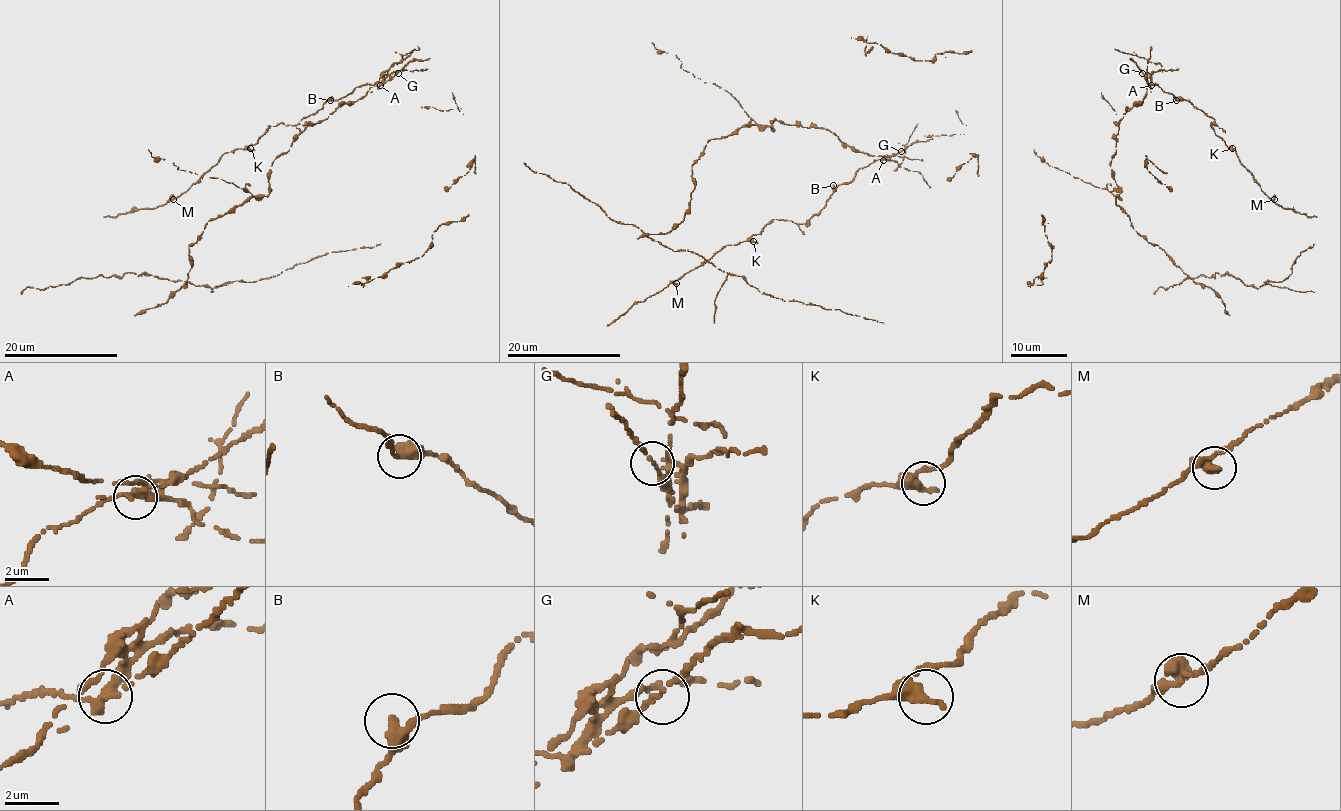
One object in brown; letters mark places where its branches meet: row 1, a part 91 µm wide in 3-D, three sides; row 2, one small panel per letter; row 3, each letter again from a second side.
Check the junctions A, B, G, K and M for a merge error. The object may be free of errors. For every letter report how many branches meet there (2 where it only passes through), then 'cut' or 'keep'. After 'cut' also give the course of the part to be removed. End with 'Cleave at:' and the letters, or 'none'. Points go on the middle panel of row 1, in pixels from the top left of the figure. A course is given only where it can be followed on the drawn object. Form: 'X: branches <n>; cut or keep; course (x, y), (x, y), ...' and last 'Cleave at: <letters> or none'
A: branches 2; cut
B: branches 2; keep
G: branches 2; keep
K: branches 2; keep
M: branches 1; keep
Cleave at: A

